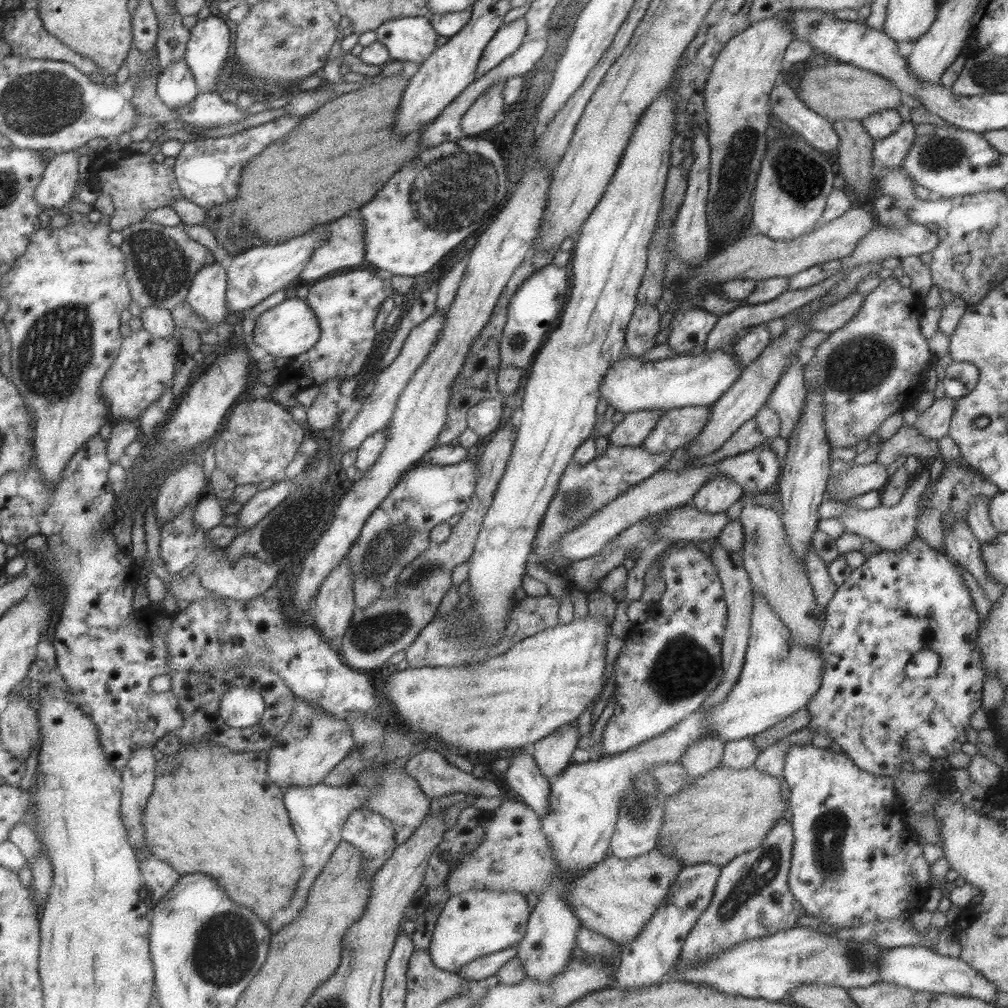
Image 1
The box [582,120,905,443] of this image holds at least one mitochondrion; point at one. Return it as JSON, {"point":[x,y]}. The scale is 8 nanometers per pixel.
{"point":[861,363]}

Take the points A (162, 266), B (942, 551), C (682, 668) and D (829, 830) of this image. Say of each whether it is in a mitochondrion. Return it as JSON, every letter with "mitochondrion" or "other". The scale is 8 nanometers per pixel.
{"A":"mitochondrion","B":"other","C":"mitochondrion","D":"mitochondrion"}

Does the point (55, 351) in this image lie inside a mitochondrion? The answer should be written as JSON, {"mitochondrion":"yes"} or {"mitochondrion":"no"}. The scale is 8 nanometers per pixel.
{"mitochondrion":"yes"}

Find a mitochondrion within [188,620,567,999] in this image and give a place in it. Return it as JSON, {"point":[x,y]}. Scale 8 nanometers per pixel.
{"point":[226,952]}

